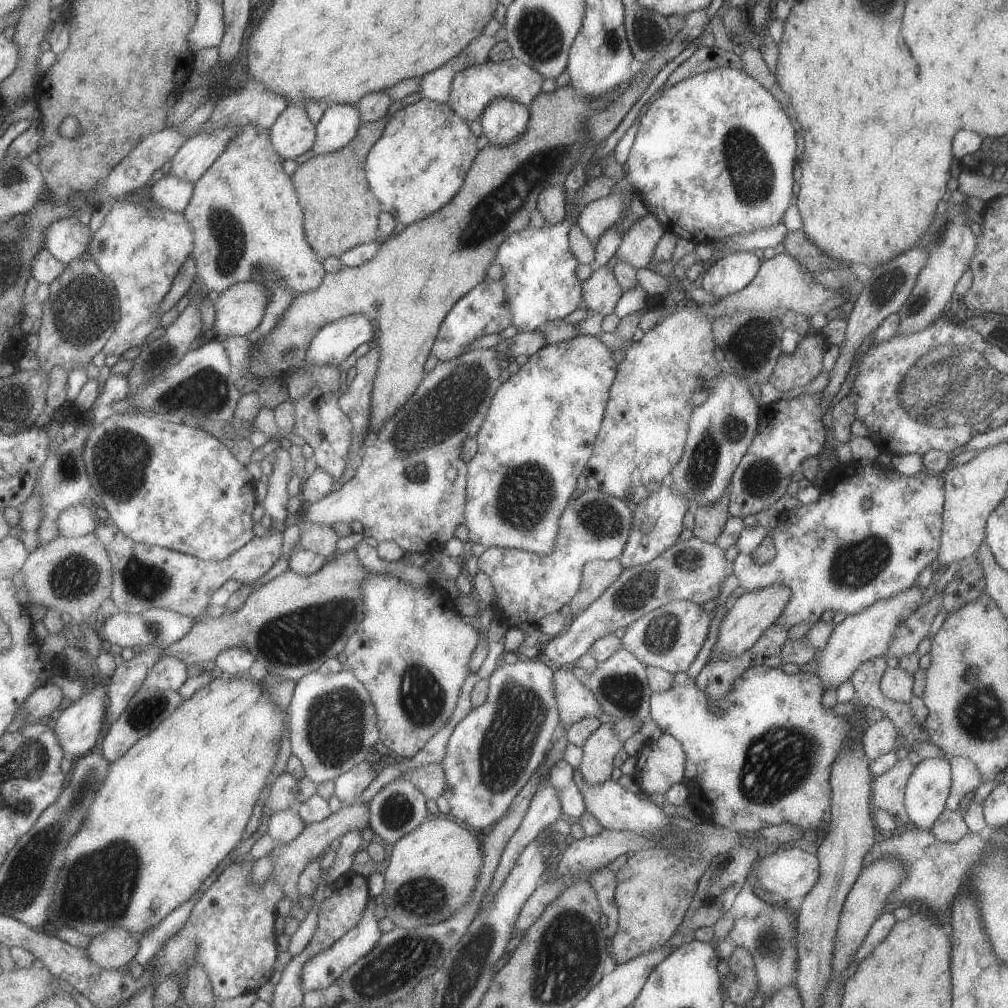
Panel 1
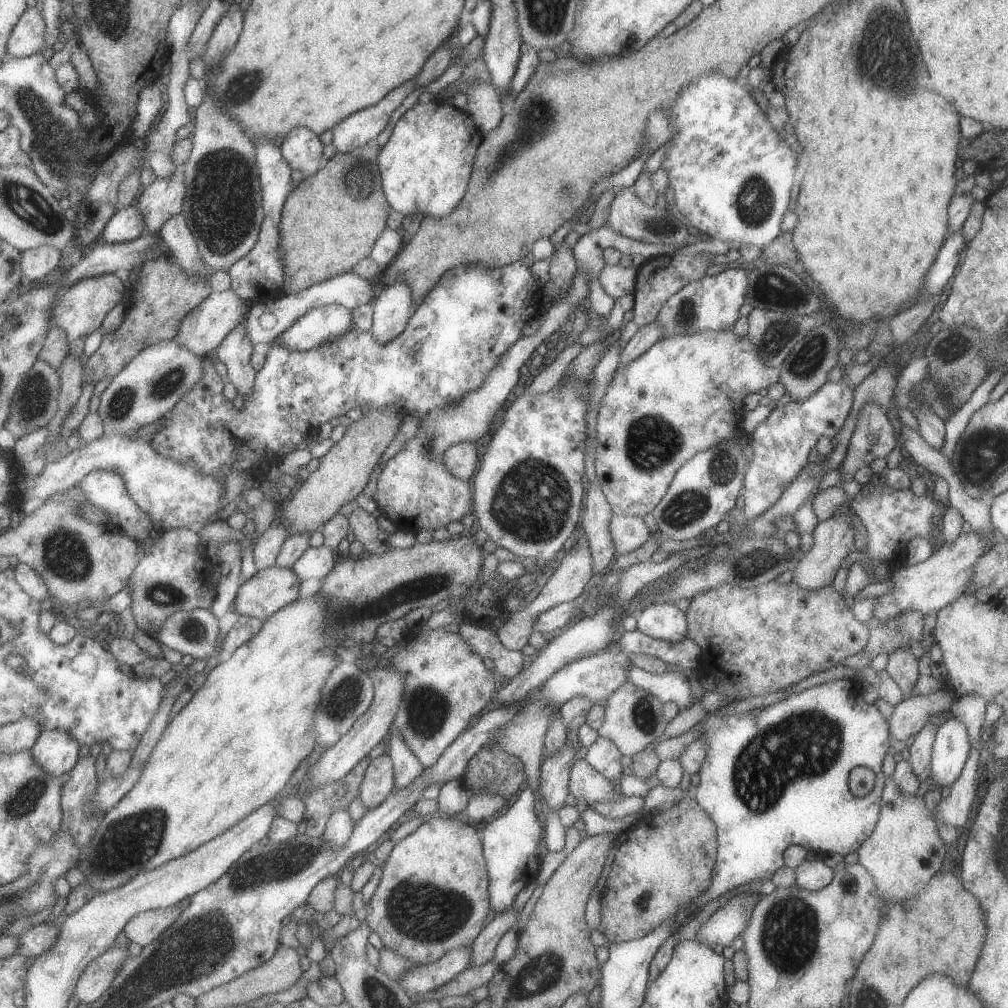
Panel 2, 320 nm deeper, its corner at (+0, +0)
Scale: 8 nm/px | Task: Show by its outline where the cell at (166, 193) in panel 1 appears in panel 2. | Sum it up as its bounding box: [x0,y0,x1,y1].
[104,206,144,244]

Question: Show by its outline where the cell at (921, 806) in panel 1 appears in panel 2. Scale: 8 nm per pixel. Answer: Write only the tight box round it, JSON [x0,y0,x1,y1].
[930,719,971,789]

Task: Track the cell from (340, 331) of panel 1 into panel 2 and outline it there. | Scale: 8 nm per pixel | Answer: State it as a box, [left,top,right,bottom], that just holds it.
[270,304,354,351]

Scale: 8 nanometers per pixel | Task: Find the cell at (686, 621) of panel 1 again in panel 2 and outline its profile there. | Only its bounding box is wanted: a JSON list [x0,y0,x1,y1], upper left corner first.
[634,604,688,644]

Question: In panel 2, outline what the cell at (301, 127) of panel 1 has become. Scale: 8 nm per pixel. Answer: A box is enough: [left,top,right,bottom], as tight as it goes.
[282,126,325,177]

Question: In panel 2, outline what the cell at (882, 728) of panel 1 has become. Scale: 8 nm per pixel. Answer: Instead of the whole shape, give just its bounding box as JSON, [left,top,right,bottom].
[887,689,956,741]

